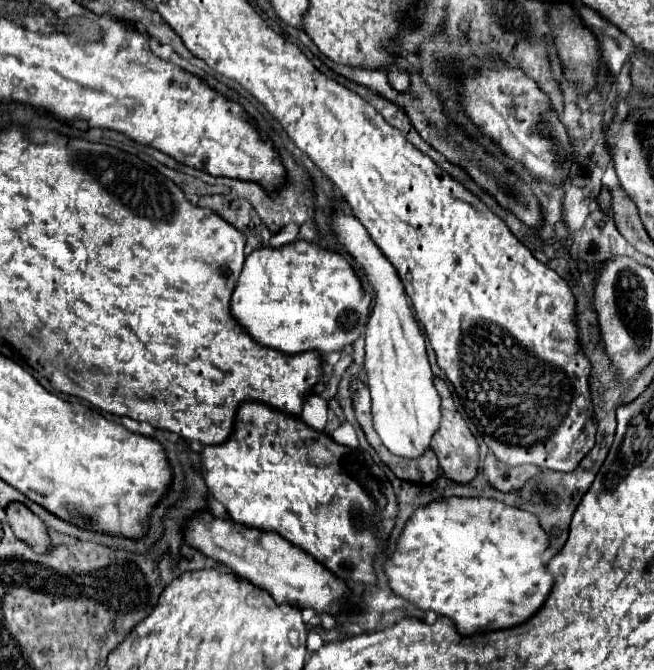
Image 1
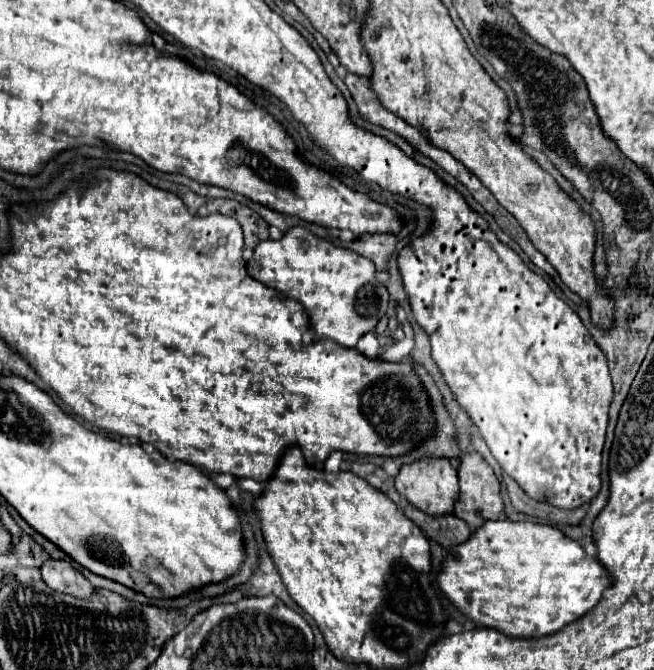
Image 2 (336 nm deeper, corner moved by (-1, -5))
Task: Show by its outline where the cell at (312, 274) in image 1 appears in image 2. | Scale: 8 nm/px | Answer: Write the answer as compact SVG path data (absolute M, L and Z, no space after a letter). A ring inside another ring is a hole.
M302 227L288 229L278 241L262 241L248 261L248 273L260 283L300 301L312 319L314 335L332 339L342 347L354 347L388 309L388 291L376 279L376 267L370 259L336 247Z

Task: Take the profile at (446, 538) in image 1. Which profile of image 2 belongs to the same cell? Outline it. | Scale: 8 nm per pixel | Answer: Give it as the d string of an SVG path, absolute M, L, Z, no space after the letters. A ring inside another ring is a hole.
M508 519L486 521L486 525L472 533L468 541L458 545L458 557L446 555L444 569L438 575L444 597L466 617L480 623L480 627L498 629L504 635L522 639L552 635L580 619L600 601L604 589L608 589L612 581L614 577L604 569L604 565L596 557L586 555L586 551L560 529L532 521L514 523Z

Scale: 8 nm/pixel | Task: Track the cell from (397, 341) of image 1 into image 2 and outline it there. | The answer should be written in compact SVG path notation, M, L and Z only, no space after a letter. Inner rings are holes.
M424 459L412 465L404 465L396 477L396 491L416 509L430 517L444 517L454 511L458 501L458 475L450 467L448 459Z

